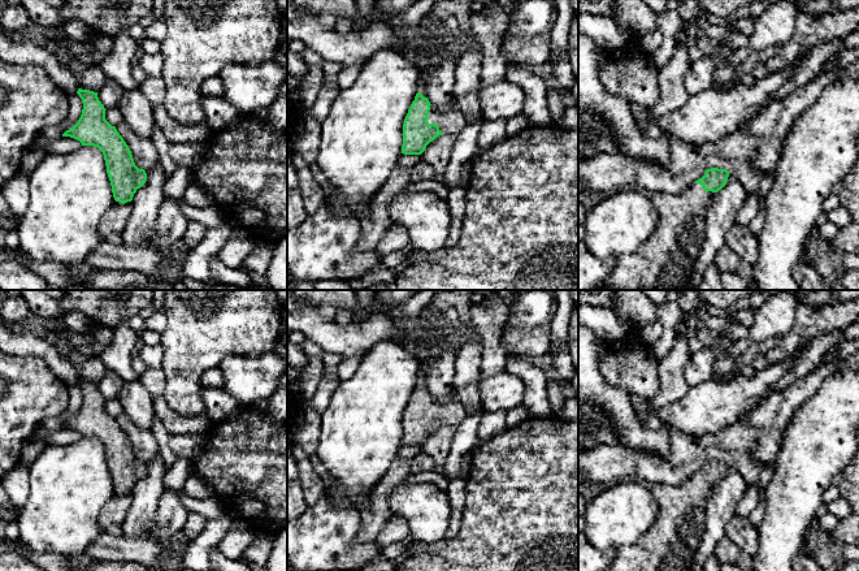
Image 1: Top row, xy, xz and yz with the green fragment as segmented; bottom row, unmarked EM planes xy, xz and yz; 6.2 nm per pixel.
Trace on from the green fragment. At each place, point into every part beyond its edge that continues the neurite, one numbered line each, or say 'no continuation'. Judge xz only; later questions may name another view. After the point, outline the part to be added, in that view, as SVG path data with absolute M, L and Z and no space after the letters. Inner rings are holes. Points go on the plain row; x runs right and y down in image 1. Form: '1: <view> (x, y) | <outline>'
1: xz (450, 411) | M451 393L447 398L435 399L430 397L429 415L435 415L439 418L439 421L443 425L457 427L465 419L467 412L460 401L456 397L456 393Z

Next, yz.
1: yz (671, 544) | M694 475L680 485L648 484L659 514L651 528L635 545L617 548L617 554L606 571L691 571L706 527L706 506L715 484Z

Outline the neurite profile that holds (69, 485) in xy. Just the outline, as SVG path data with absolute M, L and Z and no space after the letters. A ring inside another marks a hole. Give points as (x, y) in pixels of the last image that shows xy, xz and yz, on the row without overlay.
M82 437L68 446L47 445L29 467L30 490L16 522L19 537L31 550L75 558L103 533L99 515L114 494L103 444Z

